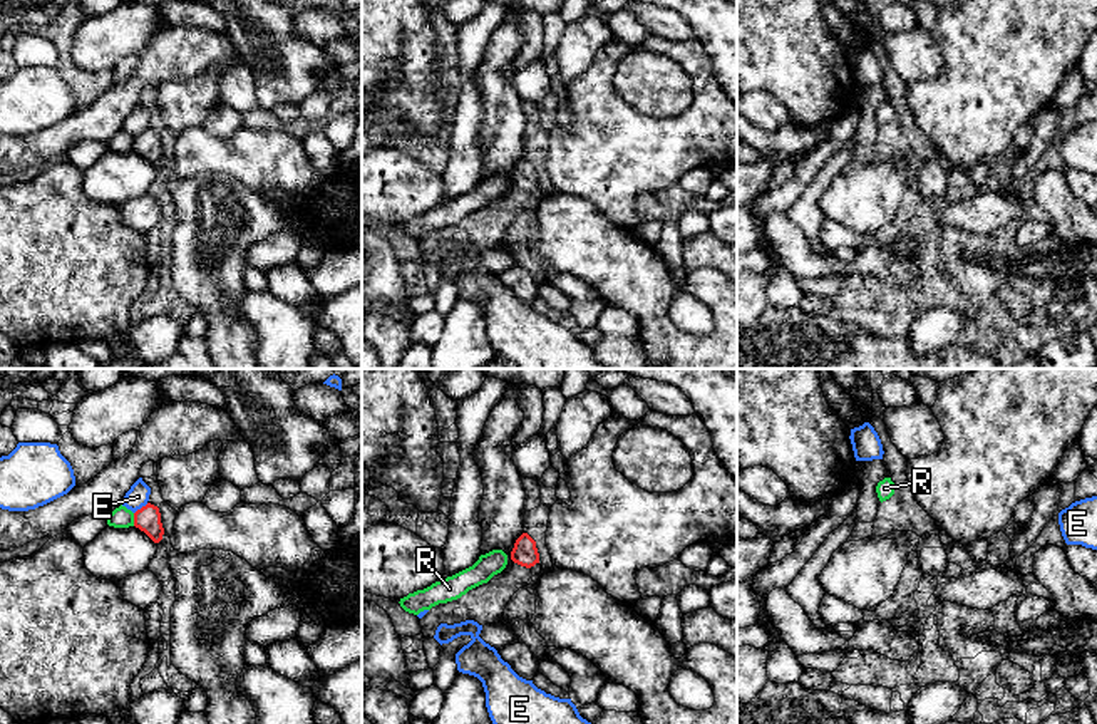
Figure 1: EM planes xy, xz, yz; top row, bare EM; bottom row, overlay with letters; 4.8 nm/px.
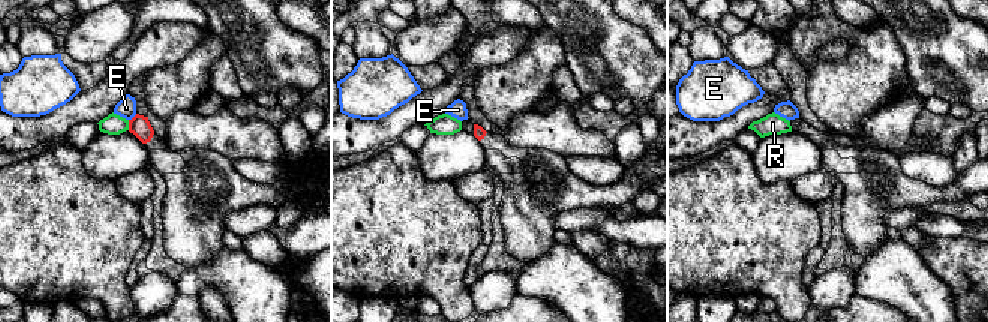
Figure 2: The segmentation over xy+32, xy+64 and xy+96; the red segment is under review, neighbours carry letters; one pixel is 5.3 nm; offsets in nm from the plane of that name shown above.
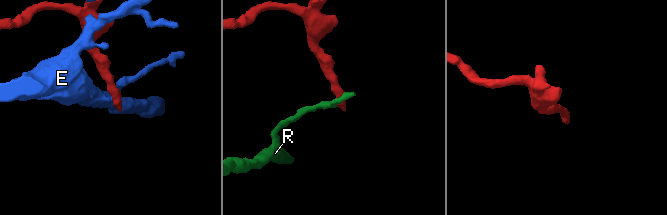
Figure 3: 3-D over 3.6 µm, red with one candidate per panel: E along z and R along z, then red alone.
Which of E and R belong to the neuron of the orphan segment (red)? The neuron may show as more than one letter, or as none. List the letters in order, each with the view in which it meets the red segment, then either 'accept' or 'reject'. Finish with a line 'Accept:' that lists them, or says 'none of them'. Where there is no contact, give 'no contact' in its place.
E: xy | reject
R: xy | reject
Accept: none of them

